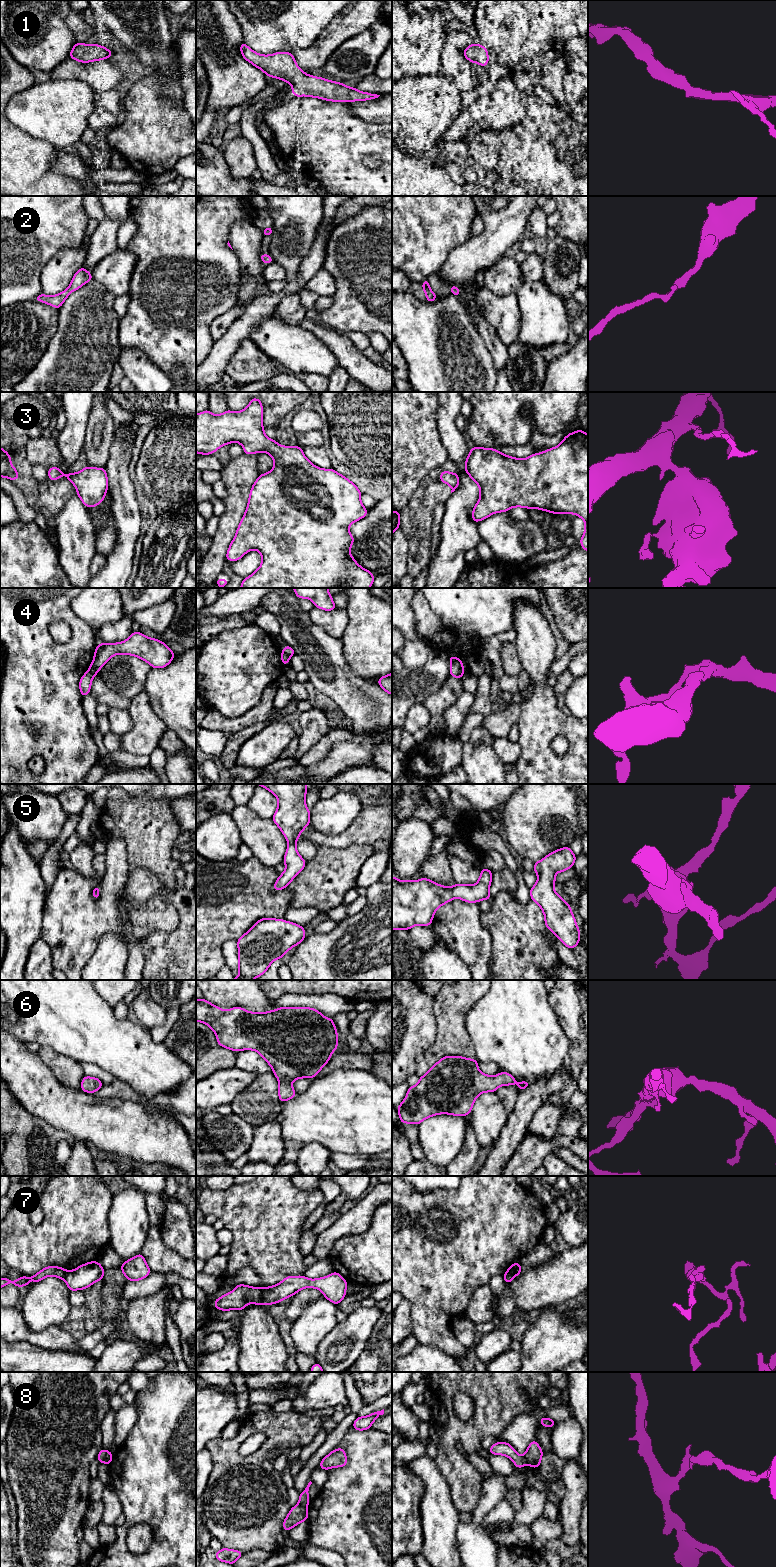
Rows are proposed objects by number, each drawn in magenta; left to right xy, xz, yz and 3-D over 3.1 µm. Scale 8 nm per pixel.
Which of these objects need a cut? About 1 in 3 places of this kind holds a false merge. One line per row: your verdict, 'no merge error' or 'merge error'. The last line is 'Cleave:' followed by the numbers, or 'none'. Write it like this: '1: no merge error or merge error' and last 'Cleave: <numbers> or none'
1: no merge error
2: no merge error
3: no merge error
4: merge error
5: no merge error
6: no merge error
7: merge error
8: merge error
Cleave: 4, 7, 8

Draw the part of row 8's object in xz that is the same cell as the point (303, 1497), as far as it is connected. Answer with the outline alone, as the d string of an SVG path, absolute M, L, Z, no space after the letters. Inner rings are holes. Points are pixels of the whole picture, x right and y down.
M310 1481L305 1490L299 1495L299 1504L302 1506L308 1506L308 1501L309 1501L308 1491L311 1484L312 1482Z

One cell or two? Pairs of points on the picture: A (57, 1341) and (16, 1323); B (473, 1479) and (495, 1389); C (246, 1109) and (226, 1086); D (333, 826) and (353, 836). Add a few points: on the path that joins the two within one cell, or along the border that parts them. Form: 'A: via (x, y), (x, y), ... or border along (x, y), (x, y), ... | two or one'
A: via (47, 1339), (37, 1339), (26, 1333) | one
B: via (452, 1456), (452, 1442), (486, 1412) | one
C: border along (253, 1081), (229, 1103) | two
D: border along (359, 813), (341, 832), (337, 834), (320, 833) | two

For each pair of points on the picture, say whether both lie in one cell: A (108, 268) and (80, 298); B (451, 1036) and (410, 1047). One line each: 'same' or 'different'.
A: different
B: different

